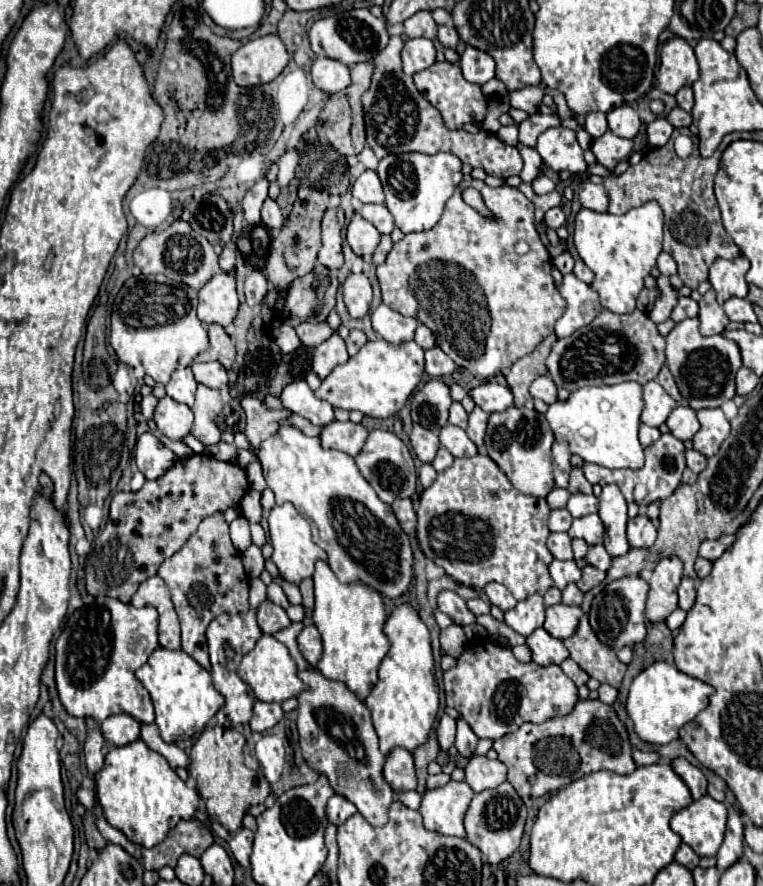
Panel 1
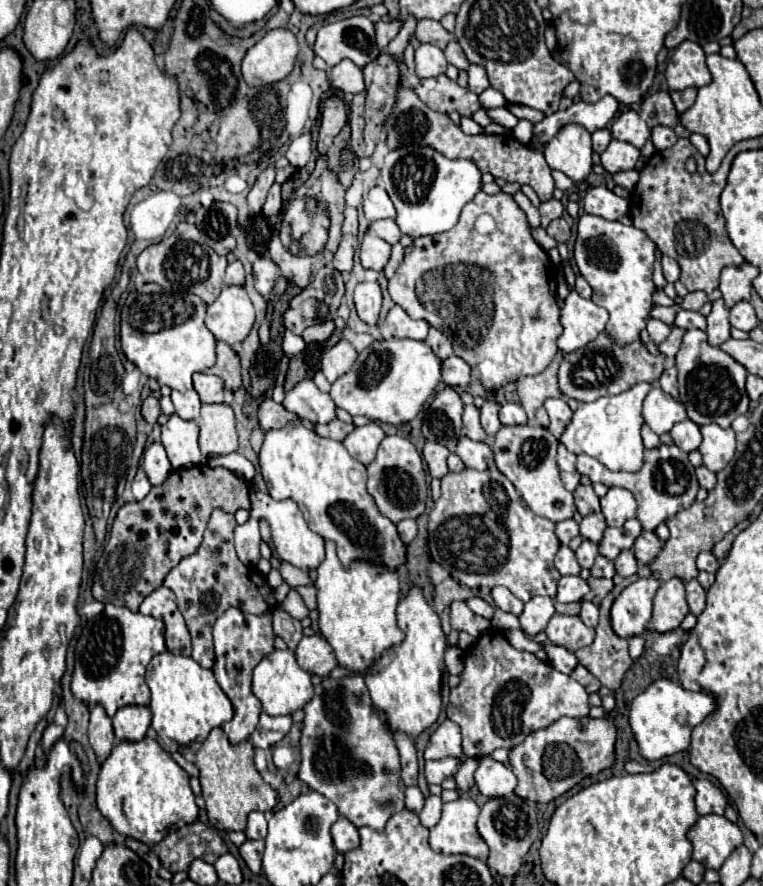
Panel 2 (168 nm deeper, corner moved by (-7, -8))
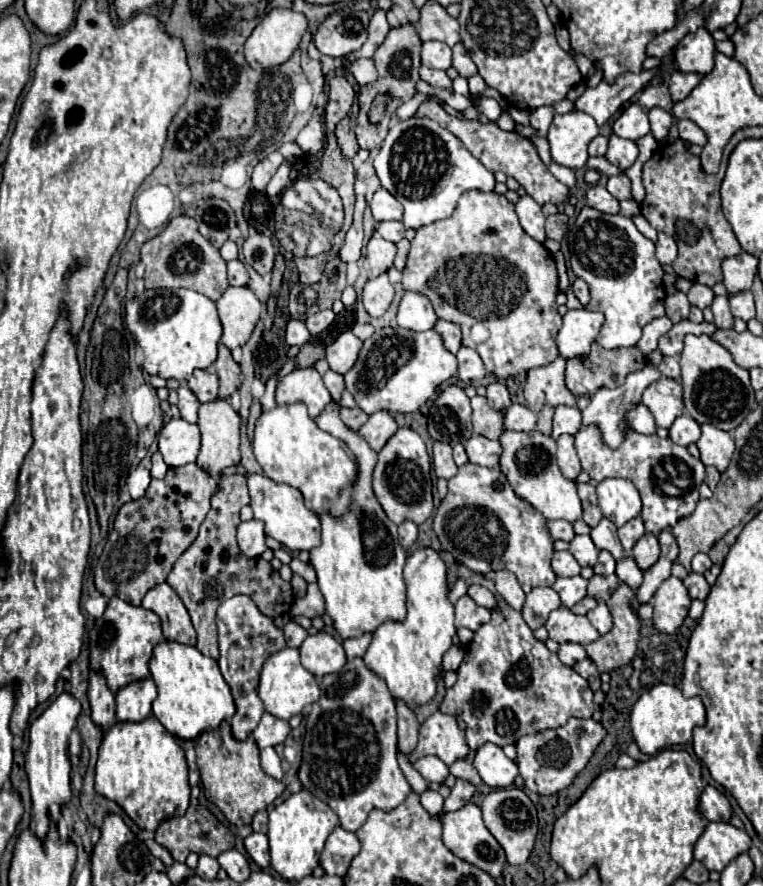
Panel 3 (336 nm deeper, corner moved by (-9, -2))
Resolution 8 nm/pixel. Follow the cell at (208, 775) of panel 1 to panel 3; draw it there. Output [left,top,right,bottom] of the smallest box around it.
[195,722,285,826]

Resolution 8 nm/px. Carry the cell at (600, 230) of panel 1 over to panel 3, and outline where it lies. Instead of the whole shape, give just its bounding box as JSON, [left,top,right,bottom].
[567,206,667,348]

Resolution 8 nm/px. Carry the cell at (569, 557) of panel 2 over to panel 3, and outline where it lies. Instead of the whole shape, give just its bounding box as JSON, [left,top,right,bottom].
[553,550,581,578]

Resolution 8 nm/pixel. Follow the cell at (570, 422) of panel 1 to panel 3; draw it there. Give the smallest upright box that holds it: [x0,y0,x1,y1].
[581,364,661,450]

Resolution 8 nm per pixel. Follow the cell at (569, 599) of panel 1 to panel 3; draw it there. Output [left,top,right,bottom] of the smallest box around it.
[587,602,613,634]

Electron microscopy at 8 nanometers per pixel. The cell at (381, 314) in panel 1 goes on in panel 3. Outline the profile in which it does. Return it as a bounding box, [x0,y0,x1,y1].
[397,292,437,332]

